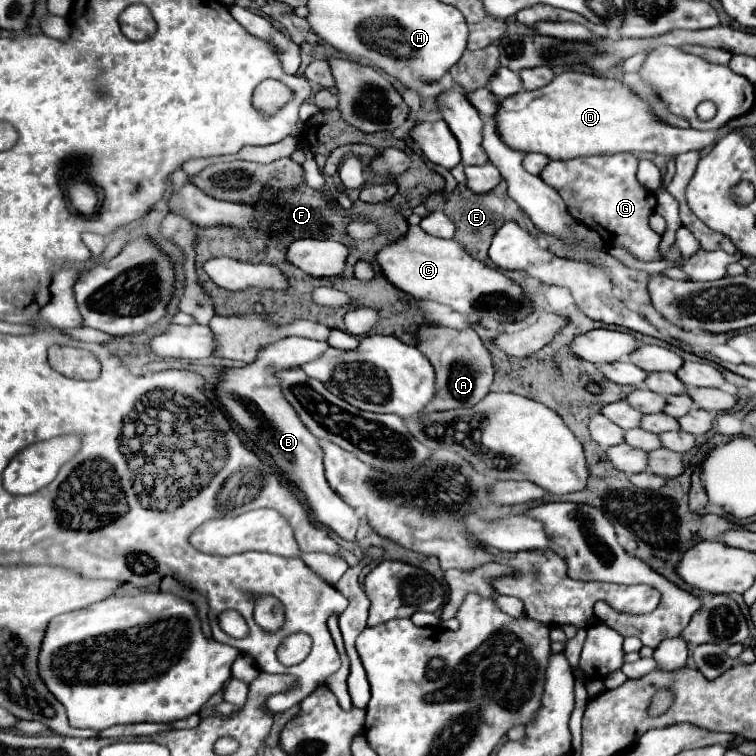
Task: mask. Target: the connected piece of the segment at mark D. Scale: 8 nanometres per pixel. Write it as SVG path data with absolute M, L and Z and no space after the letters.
M566 71L560 73L548 87L540 91L522 91L520 95L512 95L508 99L500 99L500 111L496 115L496 123L500 127L500 135L504 135L504 143L516 147L524 153L544 153L550 159L576 159L588 155L614 155L614 153L656 153L666 157L678 157L686 151L700 151L726 135L730 129L722 127L716 131L696 131L696 129L678 129L664 123L654 115L652 107L642 101L626 83L614 81L610 77L590 75Z

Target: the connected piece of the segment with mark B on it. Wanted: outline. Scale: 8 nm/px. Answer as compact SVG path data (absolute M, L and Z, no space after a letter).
M288 337L288 339L282 339L280 343L272 343L264 351L260 351L254 363L238 367L238 369L228 369L222 375L222 383L218 385L216 395L220 405L228 409L236 425L248 433L256 453L262 459L274 463L276 465L274 469L280 475L284 475L288 483L294 481L304 491L314 511L314 517L322 525L336 531L342 539L354 541L356 529L358 529L358 515L330 489L324 477L324 465L322 465L324 453L322 453L320 441L308 431L308 427L302 423L294 407L286 401L280 387L280 379L276 379L278 371L302 367L304 363L318 359L328 347L330 347L328 343L302 339L302 337Z

